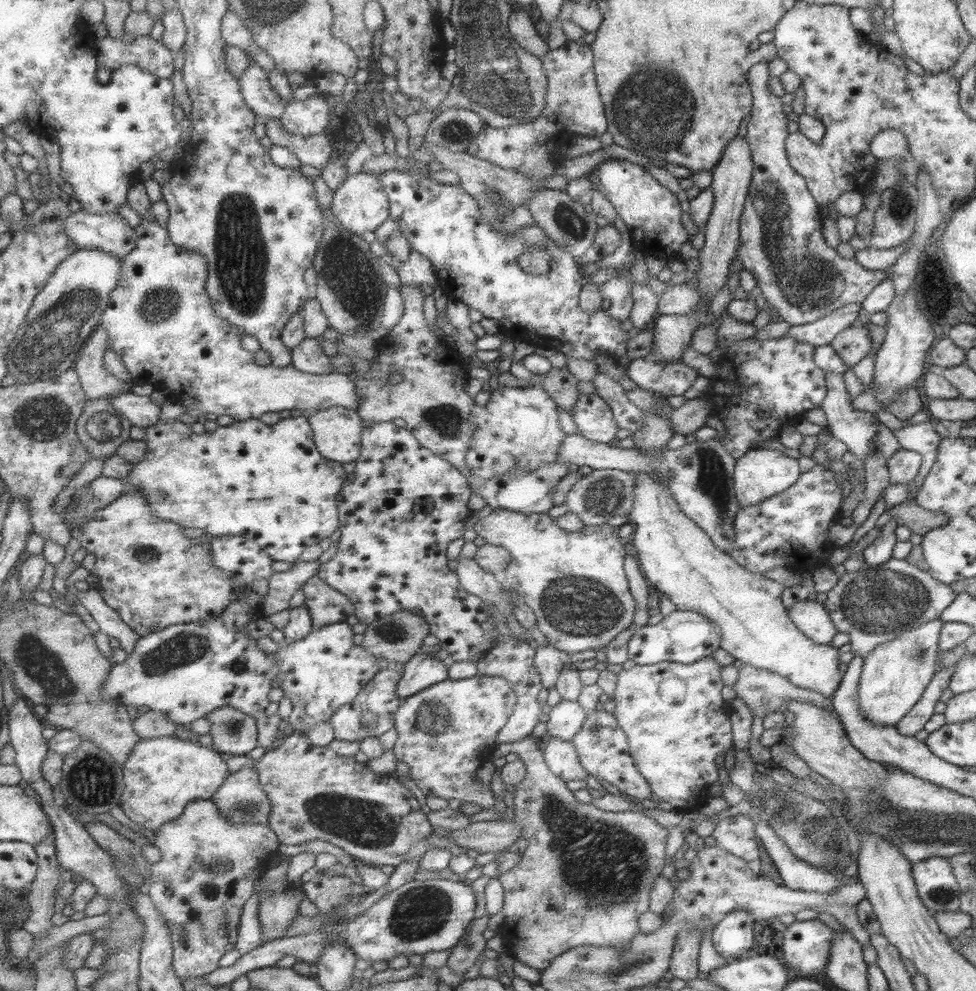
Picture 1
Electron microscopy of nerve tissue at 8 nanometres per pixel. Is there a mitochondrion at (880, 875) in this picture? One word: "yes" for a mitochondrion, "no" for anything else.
no

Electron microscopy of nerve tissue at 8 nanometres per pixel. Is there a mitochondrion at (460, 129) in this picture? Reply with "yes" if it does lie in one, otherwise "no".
yes

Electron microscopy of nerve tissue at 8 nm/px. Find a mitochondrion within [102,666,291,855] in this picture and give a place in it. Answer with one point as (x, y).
(248, 809)

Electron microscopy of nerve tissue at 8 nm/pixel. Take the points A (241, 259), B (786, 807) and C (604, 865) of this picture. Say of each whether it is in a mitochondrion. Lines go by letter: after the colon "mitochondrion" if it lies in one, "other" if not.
A: mitochondrion
B: mitochondrion
C: mitochondrion

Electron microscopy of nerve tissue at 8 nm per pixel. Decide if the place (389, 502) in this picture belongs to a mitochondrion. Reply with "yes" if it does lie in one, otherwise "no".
no

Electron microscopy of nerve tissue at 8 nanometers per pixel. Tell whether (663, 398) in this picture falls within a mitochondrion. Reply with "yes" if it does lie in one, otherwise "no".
no

